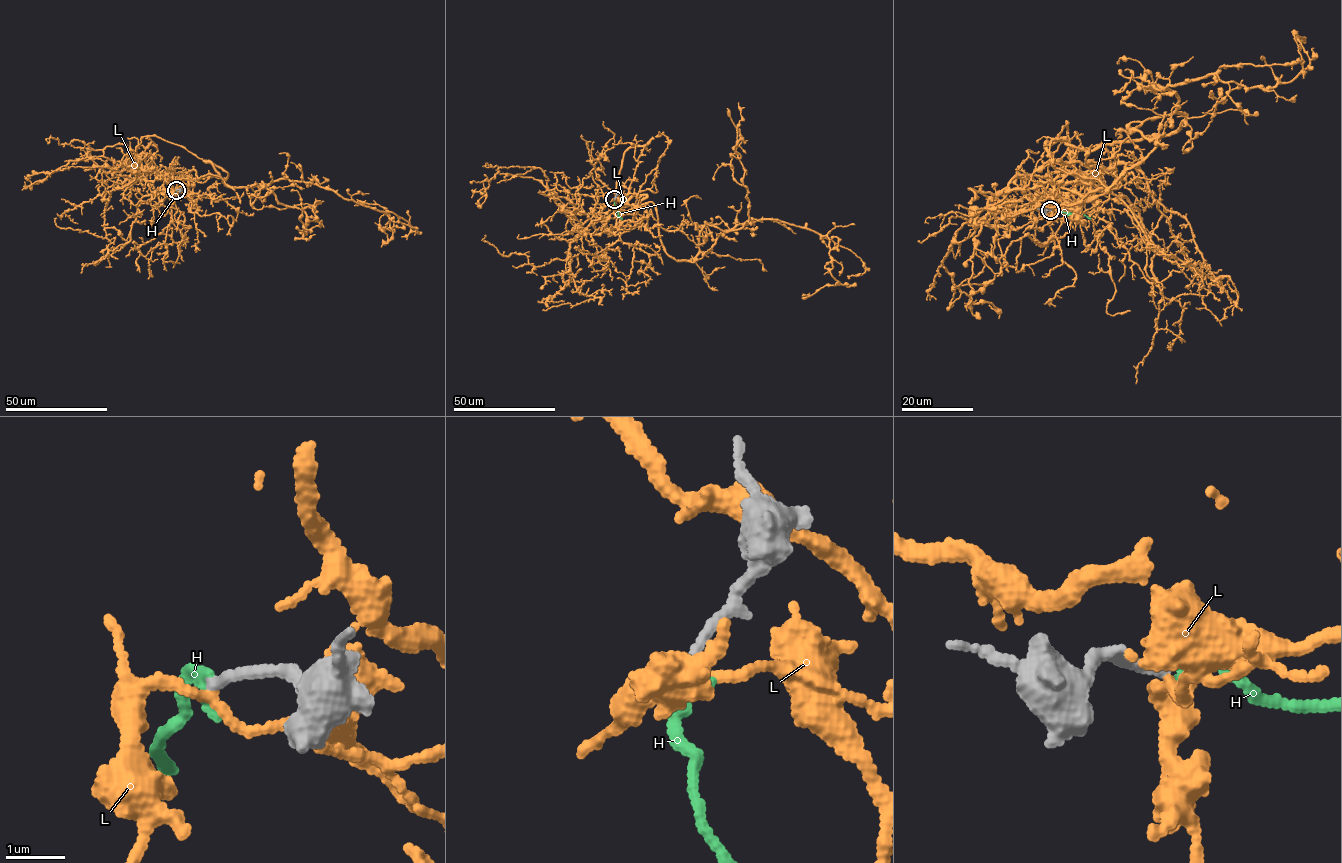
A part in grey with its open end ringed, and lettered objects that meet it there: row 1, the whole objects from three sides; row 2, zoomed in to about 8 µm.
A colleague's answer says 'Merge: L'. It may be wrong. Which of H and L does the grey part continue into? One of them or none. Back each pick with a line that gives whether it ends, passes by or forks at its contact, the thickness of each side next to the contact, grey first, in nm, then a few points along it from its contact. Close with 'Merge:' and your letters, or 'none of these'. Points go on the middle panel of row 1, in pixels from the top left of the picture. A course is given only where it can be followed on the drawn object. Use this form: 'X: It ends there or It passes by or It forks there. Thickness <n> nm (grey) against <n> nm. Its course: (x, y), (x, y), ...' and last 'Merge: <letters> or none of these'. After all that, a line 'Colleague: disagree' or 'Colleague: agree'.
H: It ends there. Thickness 160 nm (grey) against 200 nm. Its course: (614, 199), (622, 219)
Merge: H
Colleague: disagree

